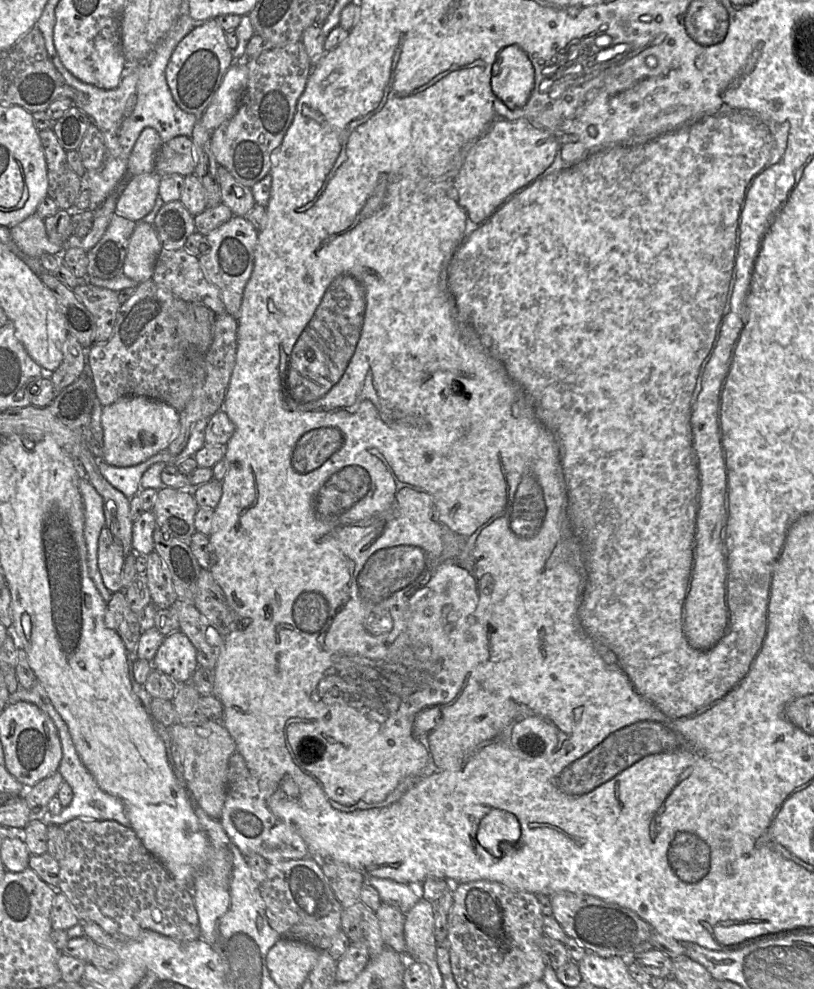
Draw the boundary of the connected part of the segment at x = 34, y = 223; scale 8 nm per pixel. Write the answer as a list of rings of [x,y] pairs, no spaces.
[[[37,213],[10,228],[10,235],[17,247],[33,258],[39,259],[43,254],[61,255],[67,247],[50,241],[44,219]]]

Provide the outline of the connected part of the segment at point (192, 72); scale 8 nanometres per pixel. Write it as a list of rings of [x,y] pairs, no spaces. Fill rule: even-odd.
[[[216,19],[204,21],[187,34],[174,49],[165,70],[167,85],[176,104],[200,119],[210,105],[223,77],[234,63],[225,31]]]

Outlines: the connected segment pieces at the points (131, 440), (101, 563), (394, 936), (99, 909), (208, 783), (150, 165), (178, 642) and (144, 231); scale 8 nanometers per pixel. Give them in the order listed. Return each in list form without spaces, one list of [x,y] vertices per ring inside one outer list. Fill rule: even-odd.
[[[124,396],[103,407],[101,422],[103,428],[101,460],[116,467],[137,465],[167,450],[180,431],[177,410],[165,402],[143,396]]]
[[[105,526],[98,540],[98,567],[106,588],[112,593],[122,590],[123,565],[123,548]]]
[[[382,901],[375,915],[385,944],[396,952],[406,955],[405,914],[397,906]]]
[[[74,819],[61,829],[65,855],[59,862],[57,891],[67,897],[80,923],[93,922],[122,942],[135,940],[148,930],[177,941],[200,939],[191,888],[177,883],[130,827],[116,821]]]
[[[207,720],[201,725],[184,725],[176,723],[167,727],[174,742],[181,749],[182,773],[186,787],[194,795],[197,804],[211,818],[219,820],[227,794],[227,771],[231,755],[237,752],[237,746],[229,731],[220,721]]]
[[[153,128],[144,129],[128,160],[127,177],[155,171],[155,161],[163,142]]]
[[[173,632],[165,636],[152,660],[152,667],[178,685],[189,683],[198,668],[196,648],[184,633]]]
[[[144,221],[137,222],[127,247],[124,275],[138,284],[152,279],[162,247],[154,226]]]

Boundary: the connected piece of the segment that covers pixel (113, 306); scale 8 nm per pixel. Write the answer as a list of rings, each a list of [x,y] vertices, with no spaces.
[[[81,281],[73,292],[94,318],[94,343],[108,341],[113,334],[121,306],[119,292],[92,285],[88,281]]]

